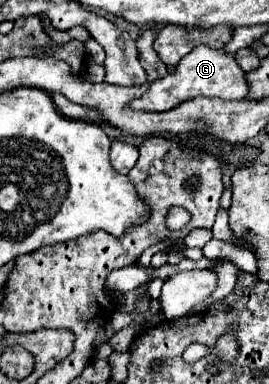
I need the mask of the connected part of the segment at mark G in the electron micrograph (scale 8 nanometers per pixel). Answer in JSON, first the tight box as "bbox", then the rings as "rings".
{"bbox":[131,45,249,111],"rings":[[[197,45],[191,53],[183,57],[183,61],[175,67],[173,73],[167,73],[163,79],[157,79],[141,99],[135,99],[131,103],[131,107],[139,111],[167,111],[199,95],[219,99],[247,99],[247,93],[249,85],[245,79],[245,71],[237,65],[235,55],[207,45]]]}

